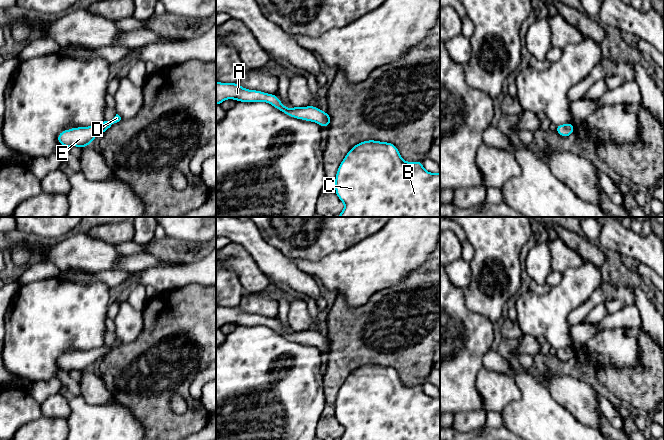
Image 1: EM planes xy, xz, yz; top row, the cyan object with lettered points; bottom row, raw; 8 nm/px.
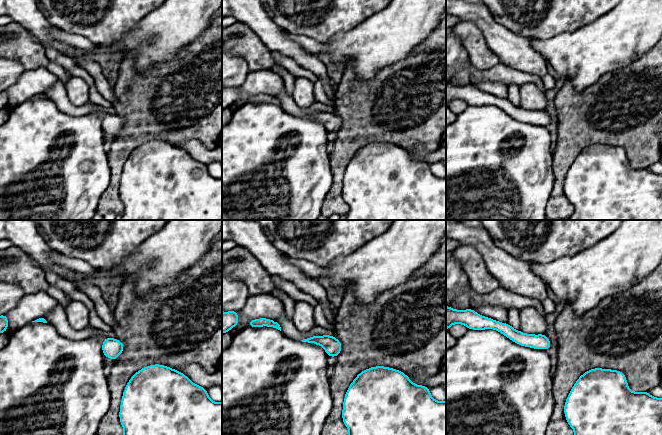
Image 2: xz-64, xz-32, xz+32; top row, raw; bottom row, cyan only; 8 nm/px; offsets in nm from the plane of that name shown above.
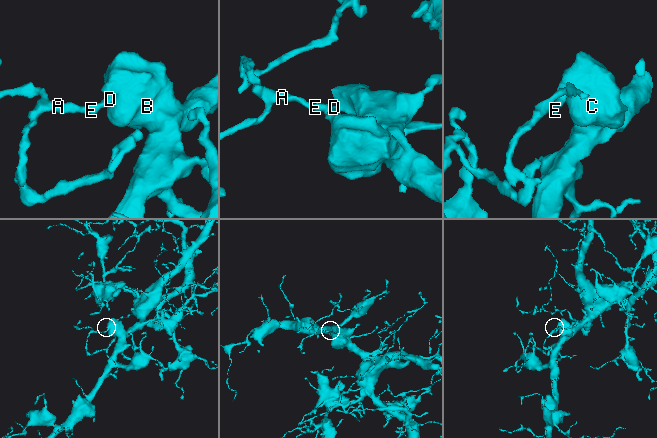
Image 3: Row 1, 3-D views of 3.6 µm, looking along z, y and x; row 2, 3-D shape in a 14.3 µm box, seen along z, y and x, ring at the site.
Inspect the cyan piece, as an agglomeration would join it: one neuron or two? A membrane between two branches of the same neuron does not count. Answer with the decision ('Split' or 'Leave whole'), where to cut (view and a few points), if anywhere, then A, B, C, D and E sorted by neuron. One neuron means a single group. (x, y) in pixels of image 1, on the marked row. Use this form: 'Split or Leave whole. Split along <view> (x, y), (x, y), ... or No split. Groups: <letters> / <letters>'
Leave whole. No split. Groups: A B C D E

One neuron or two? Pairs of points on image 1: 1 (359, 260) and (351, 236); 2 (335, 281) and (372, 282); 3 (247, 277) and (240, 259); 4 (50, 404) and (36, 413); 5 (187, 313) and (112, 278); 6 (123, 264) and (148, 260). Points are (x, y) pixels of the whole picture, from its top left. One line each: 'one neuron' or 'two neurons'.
1: two neurons
2: one neuron
3: one neuron
4: two neurons
5: two neurons
6: one neuron

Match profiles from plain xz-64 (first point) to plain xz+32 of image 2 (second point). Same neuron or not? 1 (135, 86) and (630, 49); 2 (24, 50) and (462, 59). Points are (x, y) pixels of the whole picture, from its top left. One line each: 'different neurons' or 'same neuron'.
1: different neurons
2: different neurons

